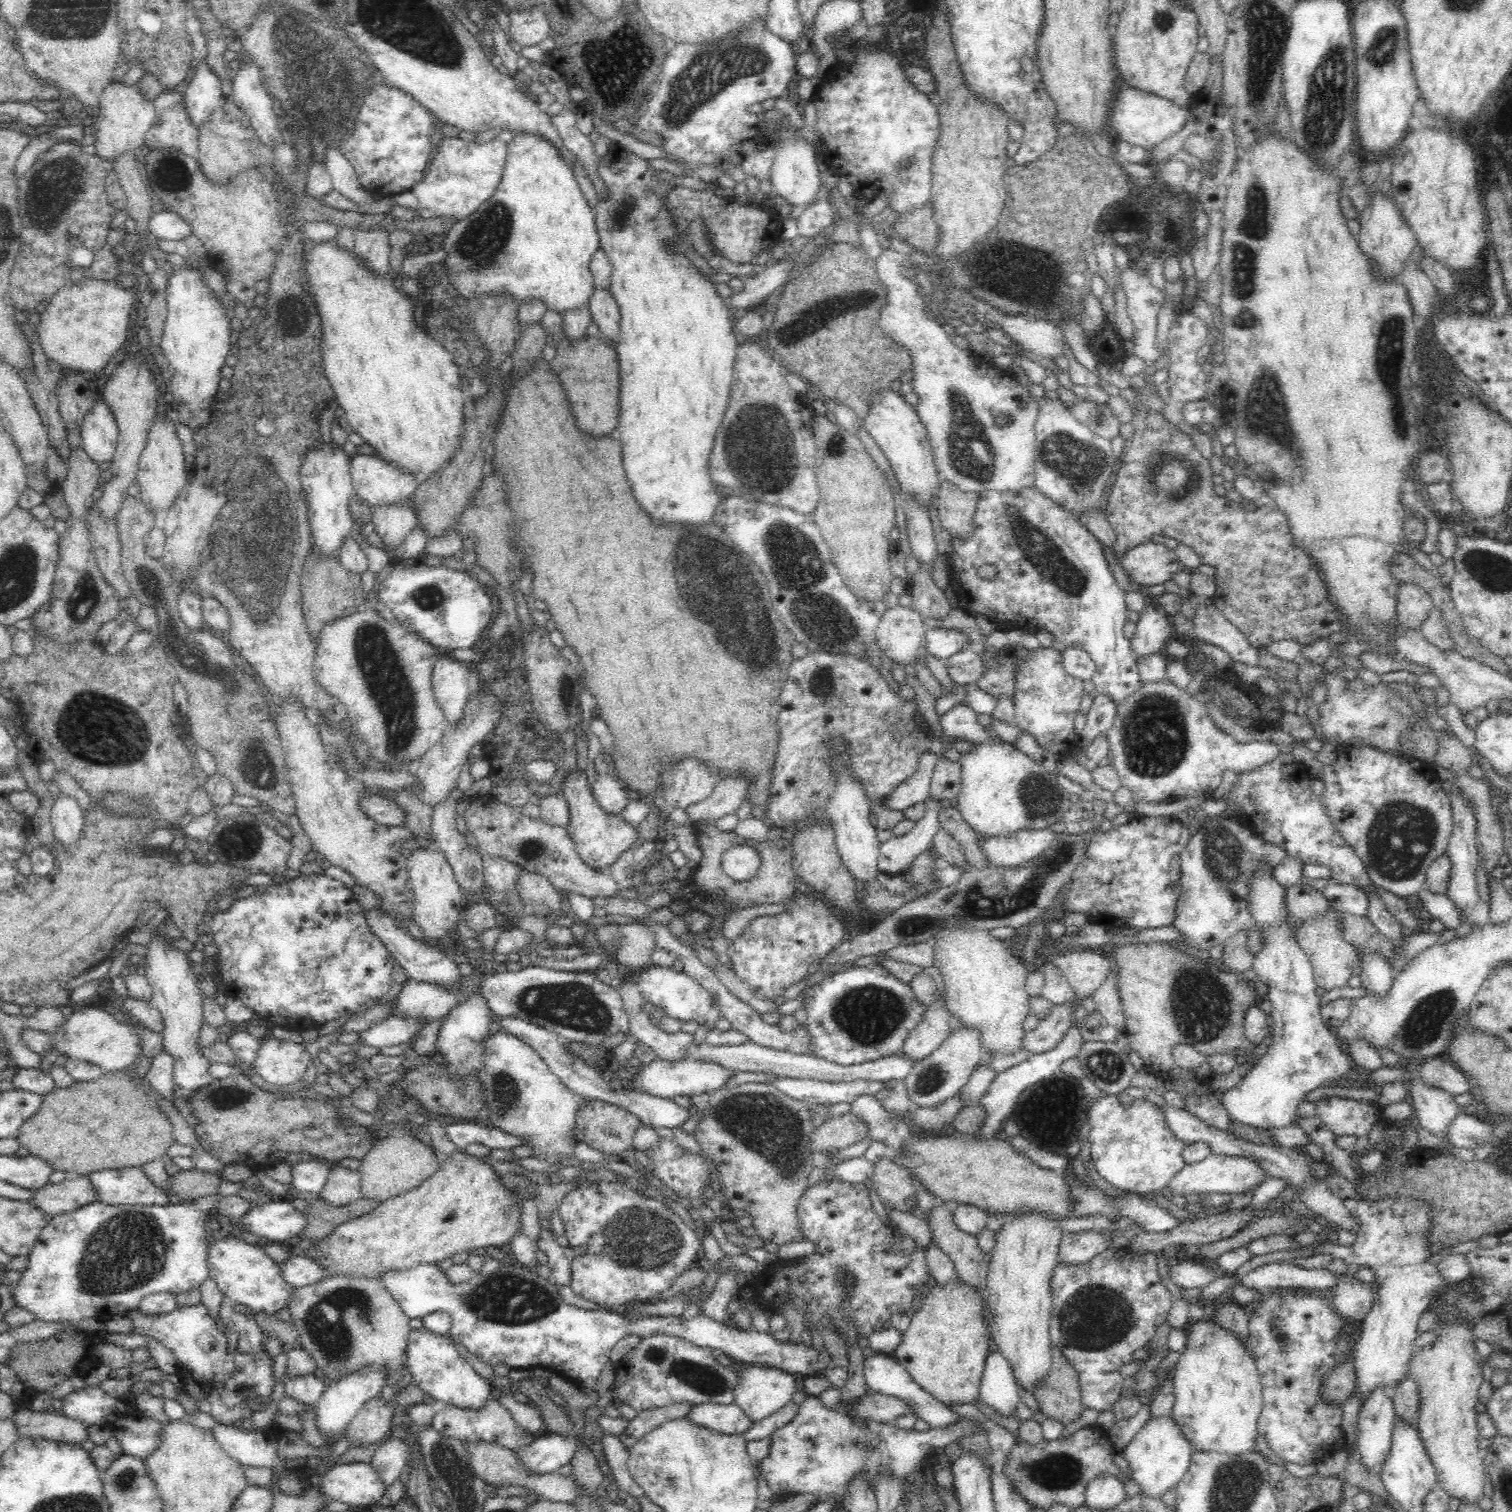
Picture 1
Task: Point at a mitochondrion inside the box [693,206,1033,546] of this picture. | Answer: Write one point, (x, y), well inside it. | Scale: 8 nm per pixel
(760, 448)

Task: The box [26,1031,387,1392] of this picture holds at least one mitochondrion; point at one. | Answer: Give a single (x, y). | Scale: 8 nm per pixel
(126, 1252)

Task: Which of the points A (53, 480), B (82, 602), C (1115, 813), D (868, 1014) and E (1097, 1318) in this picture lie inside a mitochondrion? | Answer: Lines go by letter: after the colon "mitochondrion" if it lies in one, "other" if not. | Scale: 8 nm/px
A: other
B: mitochondrion
C: other
D: mitochondrion
E: mitochondrion

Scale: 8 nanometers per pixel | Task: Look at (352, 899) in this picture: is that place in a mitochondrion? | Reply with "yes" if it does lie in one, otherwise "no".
no

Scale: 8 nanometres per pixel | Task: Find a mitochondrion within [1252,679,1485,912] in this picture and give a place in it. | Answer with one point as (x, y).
(1402, 836)

